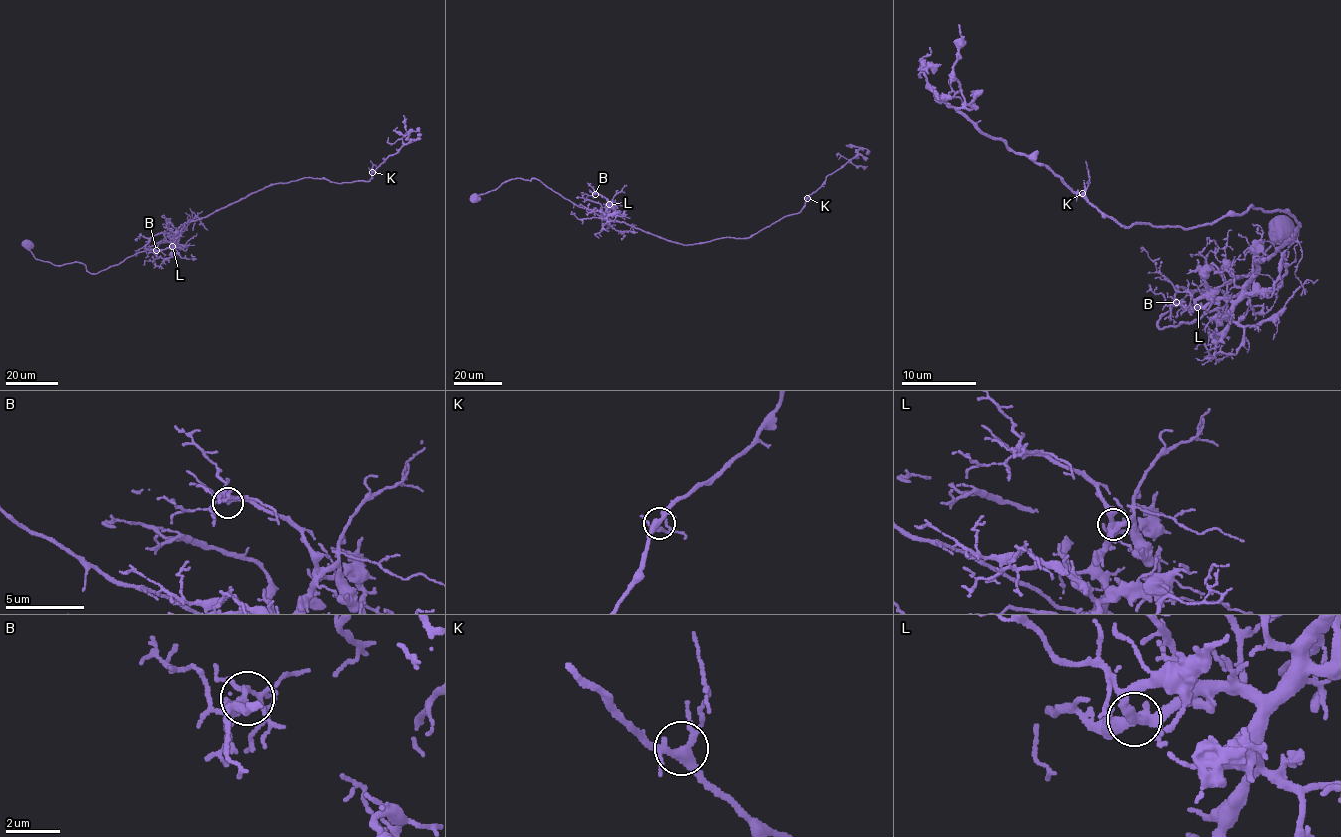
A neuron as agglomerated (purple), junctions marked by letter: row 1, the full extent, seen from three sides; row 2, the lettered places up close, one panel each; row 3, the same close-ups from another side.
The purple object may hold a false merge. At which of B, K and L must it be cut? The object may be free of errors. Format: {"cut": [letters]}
{"cut": []}

